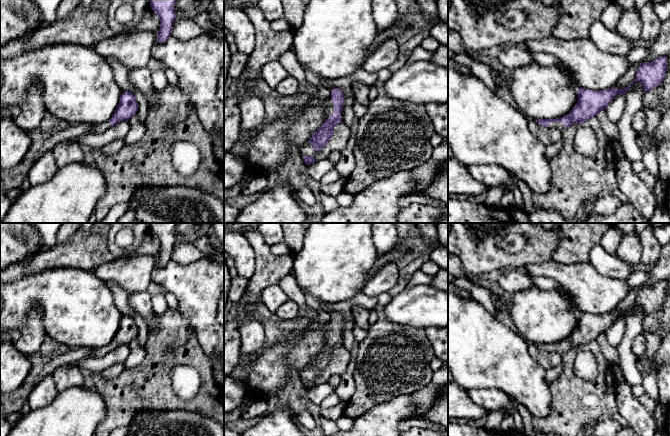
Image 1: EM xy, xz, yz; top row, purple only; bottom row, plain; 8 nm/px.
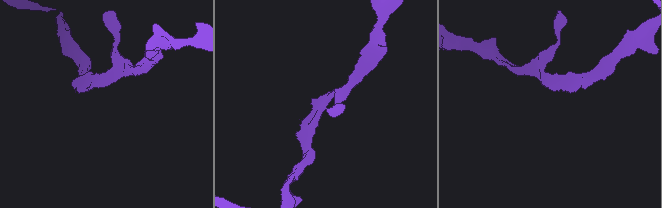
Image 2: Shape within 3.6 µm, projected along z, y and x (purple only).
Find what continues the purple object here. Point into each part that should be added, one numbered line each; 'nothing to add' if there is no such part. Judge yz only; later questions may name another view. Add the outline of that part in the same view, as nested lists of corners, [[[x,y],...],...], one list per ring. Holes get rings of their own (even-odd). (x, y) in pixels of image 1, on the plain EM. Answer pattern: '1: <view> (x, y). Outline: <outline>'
1: yz (559, 349). Outline: [[[552,346],[548,348],[548,352],[557,352],[563,355],[565,353],[565,350],[562,346]]]

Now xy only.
1: xy (99, 352). Outline: [[[107,344],[101,348],[93,349],[91,356],[101,358],[111,351],[110,346]]]

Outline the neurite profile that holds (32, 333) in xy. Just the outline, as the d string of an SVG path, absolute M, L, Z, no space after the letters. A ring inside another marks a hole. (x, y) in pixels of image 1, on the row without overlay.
M40 309L29 310L25 316L25 323L20 332L21 337L14 345L20 353L30 357L39 351L46 337Z

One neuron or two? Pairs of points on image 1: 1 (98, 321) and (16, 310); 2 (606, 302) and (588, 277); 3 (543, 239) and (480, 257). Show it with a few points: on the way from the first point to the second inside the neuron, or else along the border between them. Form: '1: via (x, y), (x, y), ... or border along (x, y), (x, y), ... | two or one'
1: via (78, 308), (68, 298), (36, 298) | one
2: via (600, 296), (588, 283) | one
3: via (527, 255), (520, 259), (496, 259) | one

